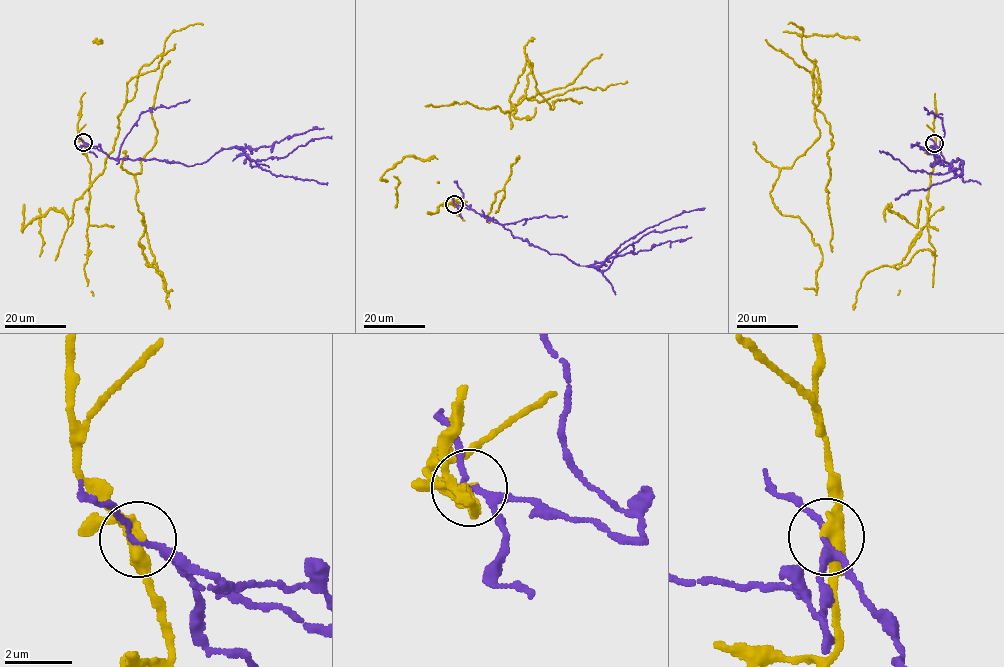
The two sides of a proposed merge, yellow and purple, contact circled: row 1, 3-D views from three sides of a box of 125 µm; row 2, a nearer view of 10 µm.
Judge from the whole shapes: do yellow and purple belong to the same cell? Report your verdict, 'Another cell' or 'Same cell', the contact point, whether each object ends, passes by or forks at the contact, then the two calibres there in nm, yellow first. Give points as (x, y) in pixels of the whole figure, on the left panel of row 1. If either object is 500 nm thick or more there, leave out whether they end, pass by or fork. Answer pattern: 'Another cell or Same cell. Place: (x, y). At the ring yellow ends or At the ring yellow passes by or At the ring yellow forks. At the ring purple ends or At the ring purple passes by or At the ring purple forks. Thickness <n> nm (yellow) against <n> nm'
Another cell. Place: (83, 142). At the ring yellow passes by. At the ring purple forks. Thickness 400 nm (yellow) against 130 nm

